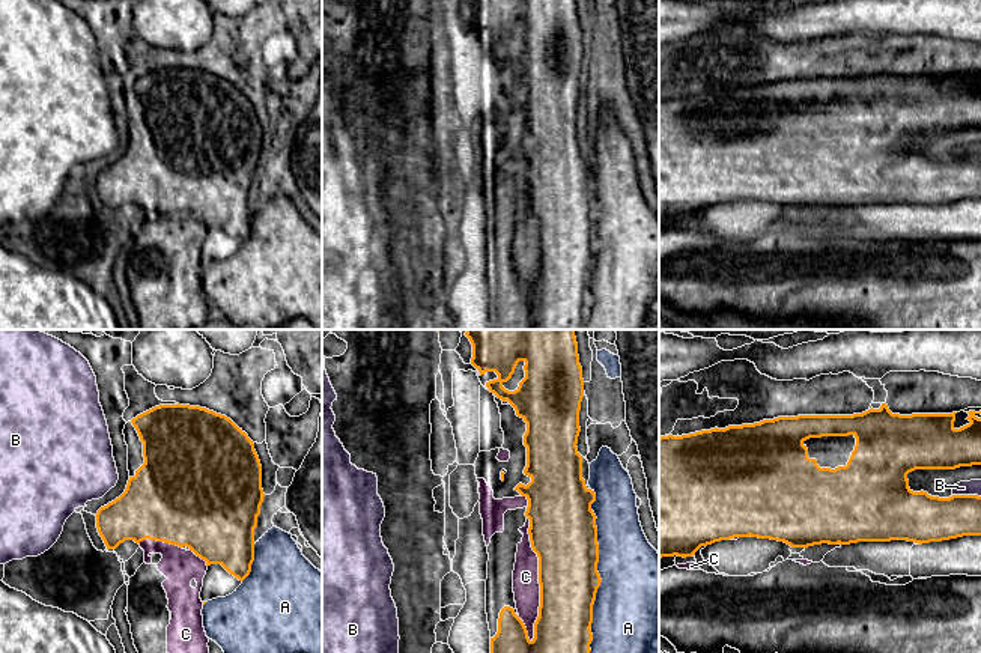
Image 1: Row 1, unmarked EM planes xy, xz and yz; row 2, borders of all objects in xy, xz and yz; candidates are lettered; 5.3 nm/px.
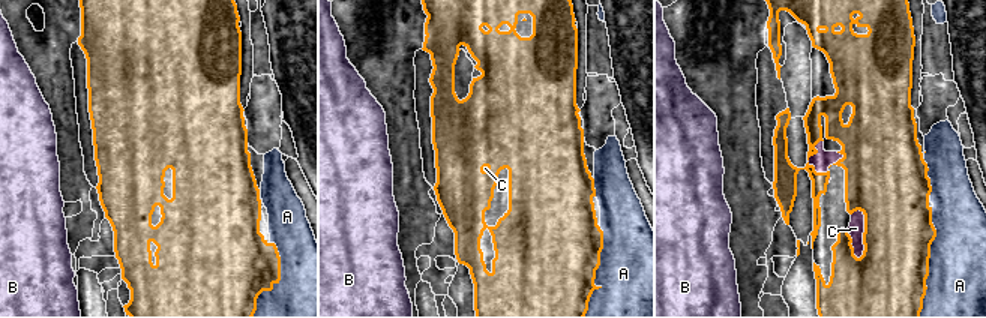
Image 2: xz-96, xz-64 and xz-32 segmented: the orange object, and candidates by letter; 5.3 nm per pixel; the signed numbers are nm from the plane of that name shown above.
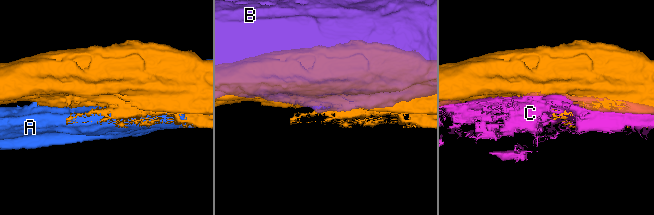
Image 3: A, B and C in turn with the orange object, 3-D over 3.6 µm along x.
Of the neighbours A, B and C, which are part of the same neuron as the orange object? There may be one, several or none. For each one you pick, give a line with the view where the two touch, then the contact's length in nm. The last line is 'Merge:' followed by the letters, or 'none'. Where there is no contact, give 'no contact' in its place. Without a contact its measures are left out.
Merge: none

